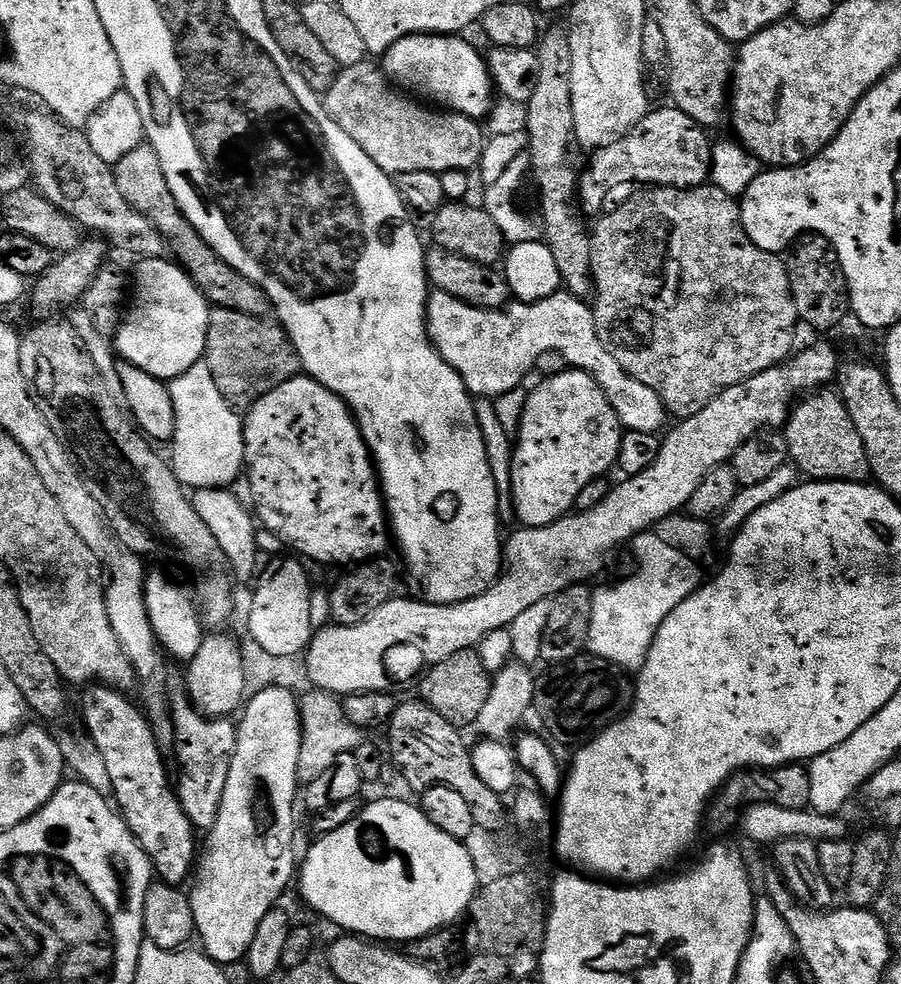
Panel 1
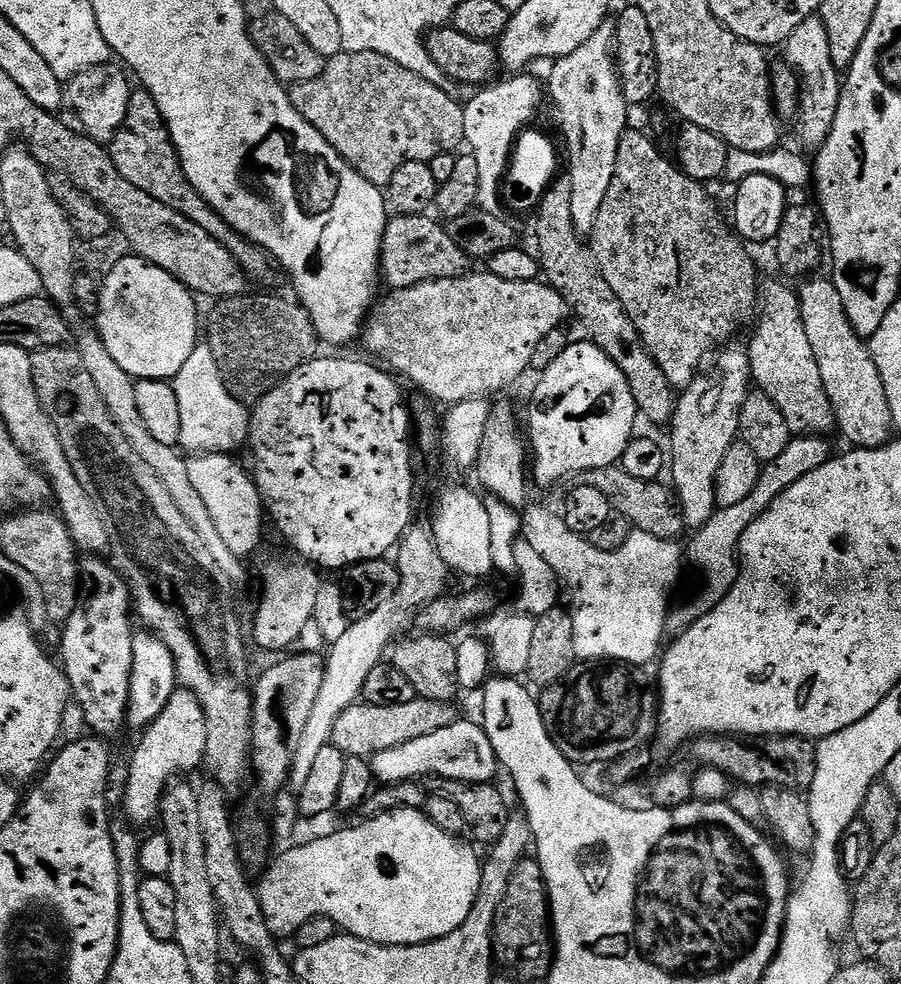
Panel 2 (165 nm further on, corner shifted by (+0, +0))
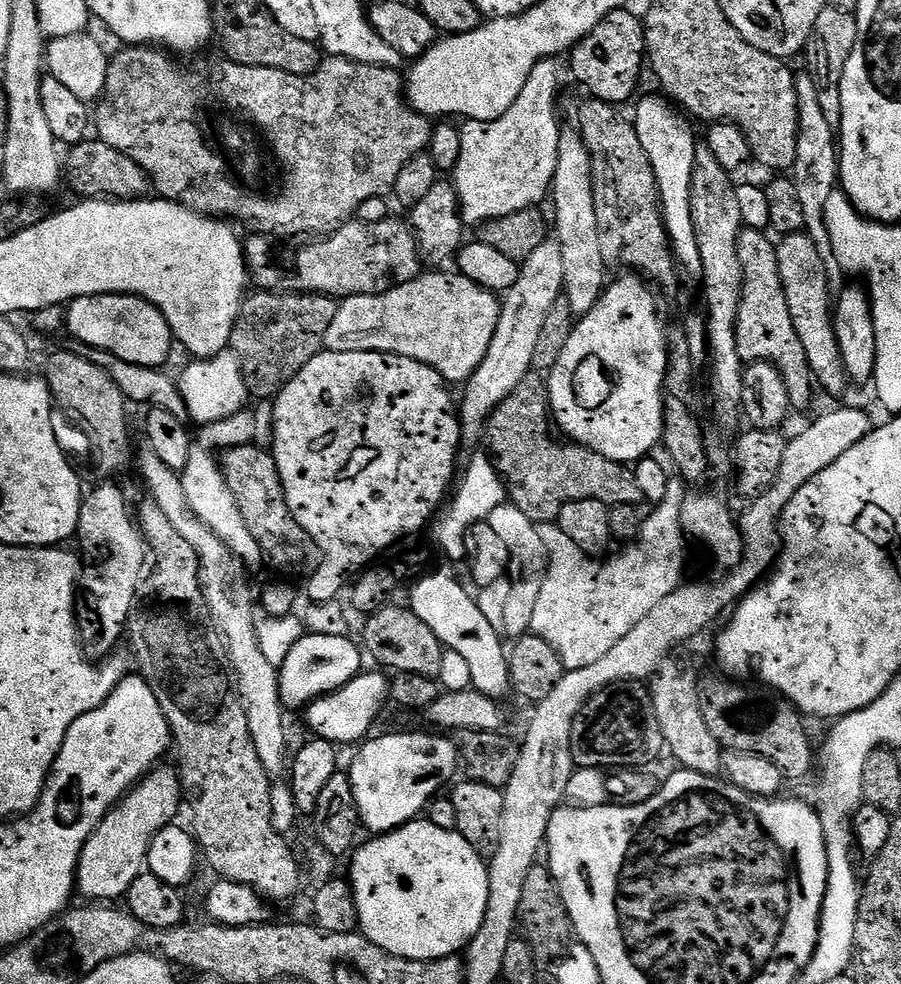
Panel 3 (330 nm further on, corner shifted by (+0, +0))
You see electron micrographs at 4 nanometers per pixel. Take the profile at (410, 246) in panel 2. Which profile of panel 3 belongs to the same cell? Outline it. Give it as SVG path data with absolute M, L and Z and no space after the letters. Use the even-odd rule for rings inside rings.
M353 218L348 223L328 236L317 239L317 244L308 244L296 256L296 264L289 268L272 268L273 241L264 234L252 234L244 244L244 255L250 273L250 280L262 292L315 292L318 296L347 298L349 296L377 296L389 292L391 288L402 286L415 280L418 275L418 249L416 237L412 235L411 227L395 218L366 222Z

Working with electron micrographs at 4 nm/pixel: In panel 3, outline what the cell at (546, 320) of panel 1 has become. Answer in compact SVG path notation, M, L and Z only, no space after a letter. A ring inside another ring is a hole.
M428 270L428 273L417 275L415 280L406 282L397 288L391 288L389 292L383 292L377 296L349 296L339 301L336 313L334 314L334 322L330 324L330 330L326 332L324 339L324 348L329 352L385 352L386 354L398 354L406 358L414 358L418 362L422 362L426 366L430 366L434 370L438 370L438 374L449 385L463 385L468 381L476 368L486 358L486 350L490 350L490 342L494 338L494 330L498 326L500 318L501 297L497 293L489 292L488 289L478 286L474 282L470 282L470 278L457 274L455 271L444 272L448 270Z

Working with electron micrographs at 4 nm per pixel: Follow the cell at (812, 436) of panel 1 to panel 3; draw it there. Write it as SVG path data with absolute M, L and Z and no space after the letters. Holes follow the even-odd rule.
M744 228L738 238L738 262L742 262L742 302L738 306L736 341L738 354L745 365L764 360L782 374L786 394L790 394L792 408L808 408L812 404L814 377L810 362L806 362L806 350L794 330L790 319L790 306L786 306L786 290L782 290L782 274L778 274L776 244L764 237L758 228Z

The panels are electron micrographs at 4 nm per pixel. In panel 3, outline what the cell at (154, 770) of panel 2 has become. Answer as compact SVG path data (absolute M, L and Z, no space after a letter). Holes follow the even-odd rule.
M157 766L140 781L139 784L124 795L123 800L112 811L107 812L104 821L94 830L94 834L86 842L84 854L80 858L78 869L79 895L89 896L92 902L116 902L116 899L127 897L132 883L145 871L148 863L148 852L152 849L154 838L164 828L173 823L172 820L182 812L182 785L180 773L175 767Z

